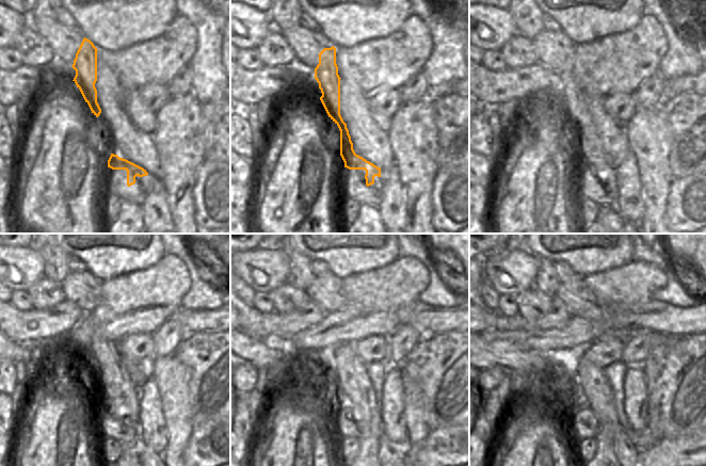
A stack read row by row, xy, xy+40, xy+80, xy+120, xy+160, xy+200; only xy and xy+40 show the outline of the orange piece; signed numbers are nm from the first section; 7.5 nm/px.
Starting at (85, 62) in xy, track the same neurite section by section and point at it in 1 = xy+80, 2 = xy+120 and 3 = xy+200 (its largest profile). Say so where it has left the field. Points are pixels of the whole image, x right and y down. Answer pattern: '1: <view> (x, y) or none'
1: xy+80 (590, 148)
2: xy+120 (114, 386)
3: xy+200 (592, 379)

